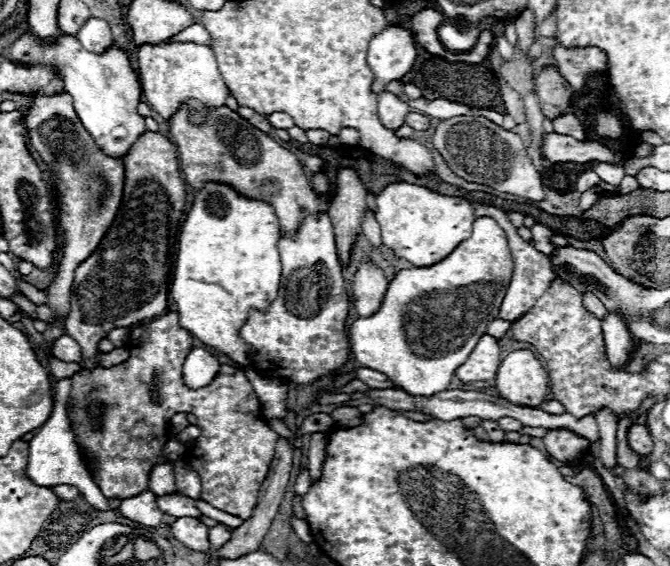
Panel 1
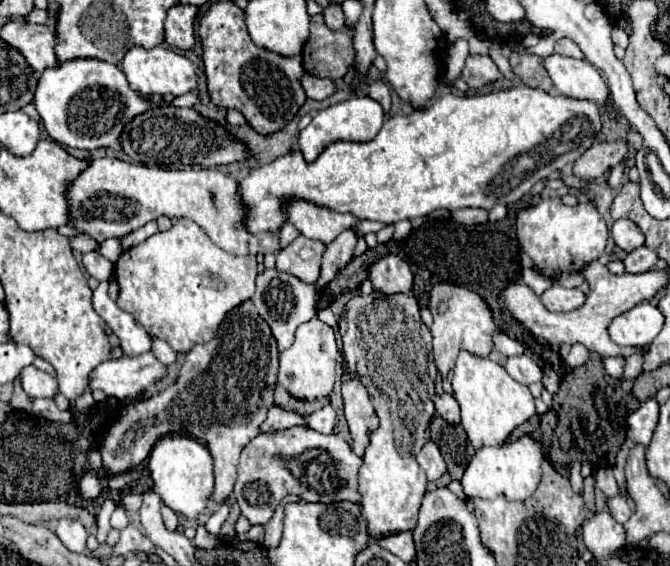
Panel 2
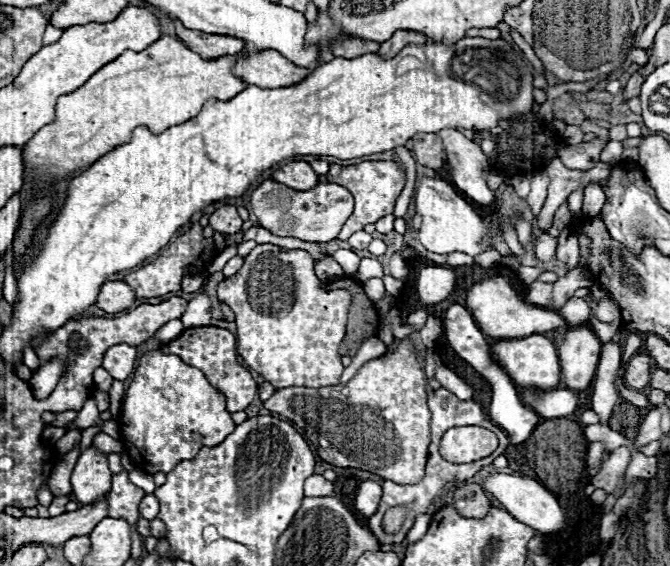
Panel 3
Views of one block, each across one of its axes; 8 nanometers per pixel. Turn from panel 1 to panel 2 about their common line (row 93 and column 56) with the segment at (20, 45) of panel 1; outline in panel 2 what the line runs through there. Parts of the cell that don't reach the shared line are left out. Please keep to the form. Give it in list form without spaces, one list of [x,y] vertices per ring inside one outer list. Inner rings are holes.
[[[74,58],[62,62],[58,68],[44,70],[34,94],[34,106],[52,140],[70,148],[92,150],[116,144],[132,118],[144,114],[144,110],[168,106],[168,102],[162,100],[154,104],[136,94],[116,64],[94,58]]]

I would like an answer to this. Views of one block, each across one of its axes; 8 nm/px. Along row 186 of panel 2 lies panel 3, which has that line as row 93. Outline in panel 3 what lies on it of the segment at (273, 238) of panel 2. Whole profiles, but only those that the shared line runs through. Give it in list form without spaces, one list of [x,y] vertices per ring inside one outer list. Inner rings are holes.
[[[162,36],[142,52],[124,52],[112,64],[100,68],[84,86],[60,96],[54,124],[40,128],[22,146],[28,184],[36,192],[44,192],[68,174],[96,162],[116,144],[124,144],[136,126],[144,124],[160,134],[196,118],[208,98],[230,100],[240,94],[248,84],[232,72],[238,58],[242,54],[204,60],[178,36]]]

